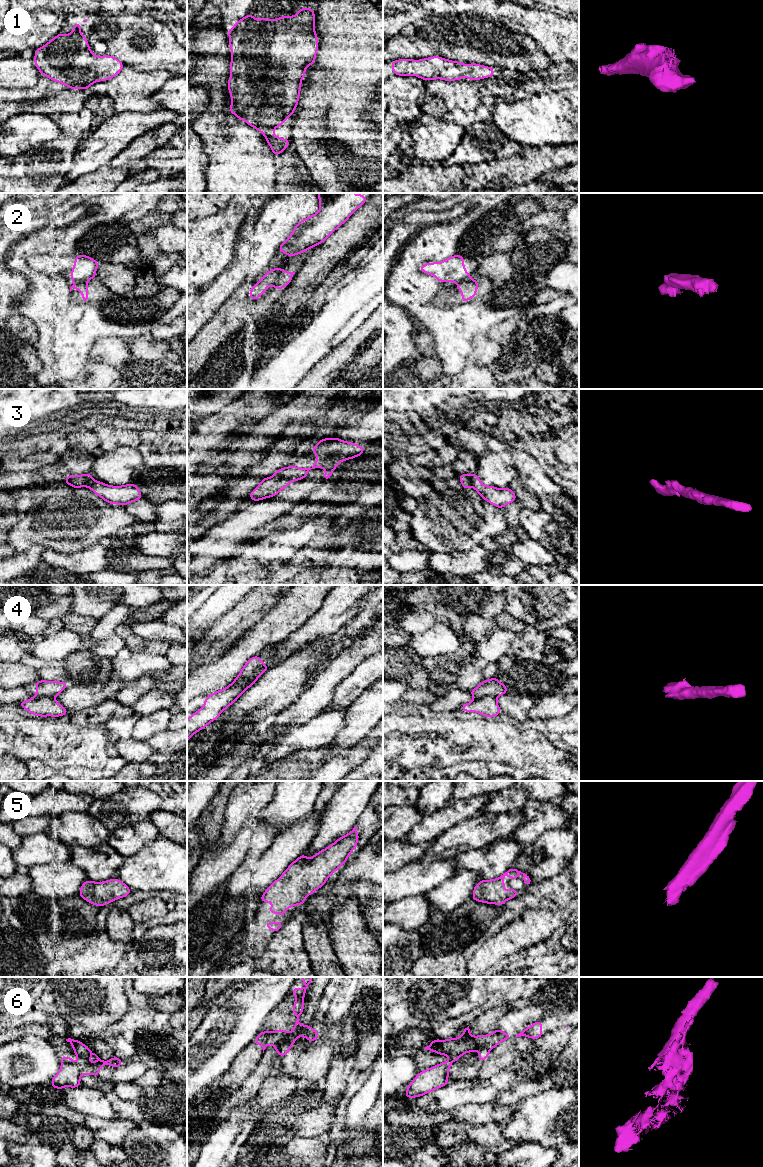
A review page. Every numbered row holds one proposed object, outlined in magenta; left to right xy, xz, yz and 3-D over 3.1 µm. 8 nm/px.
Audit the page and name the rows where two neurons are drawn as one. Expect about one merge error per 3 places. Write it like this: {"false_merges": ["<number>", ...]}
{"false_merges": ["2", "4", "6"]}

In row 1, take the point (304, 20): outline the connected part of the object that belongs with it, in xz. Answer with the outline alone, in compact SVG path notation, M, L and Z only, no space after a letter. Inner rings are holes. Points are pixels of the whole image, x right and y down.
M299 9L296 16L282 16L273 21L256 20L249 14L228 31L232 52L228 80L232 104L229 111L263 133L274 156L287 149L290 141L276 137L273 130L294 113L306 67L314 64L318 49L314 9Z

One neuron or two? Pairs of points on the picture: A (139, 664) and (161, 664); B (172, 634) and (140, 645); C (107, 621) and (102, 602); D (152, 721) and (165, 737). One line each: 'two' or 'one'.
A: one
B: two
C: two
D: two

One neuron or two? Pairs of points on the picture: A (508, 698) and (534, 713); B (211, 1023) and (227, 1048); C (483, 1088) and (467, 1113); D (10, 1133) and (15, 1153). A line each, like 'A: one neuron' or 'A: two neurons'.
A: two neurons
B: one neuron
C: two neurons
D: two neurons

